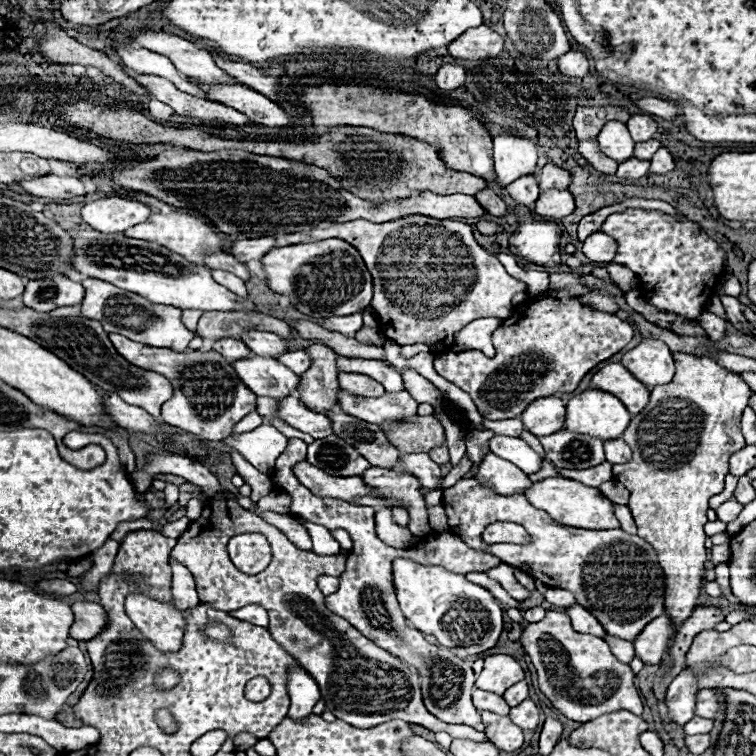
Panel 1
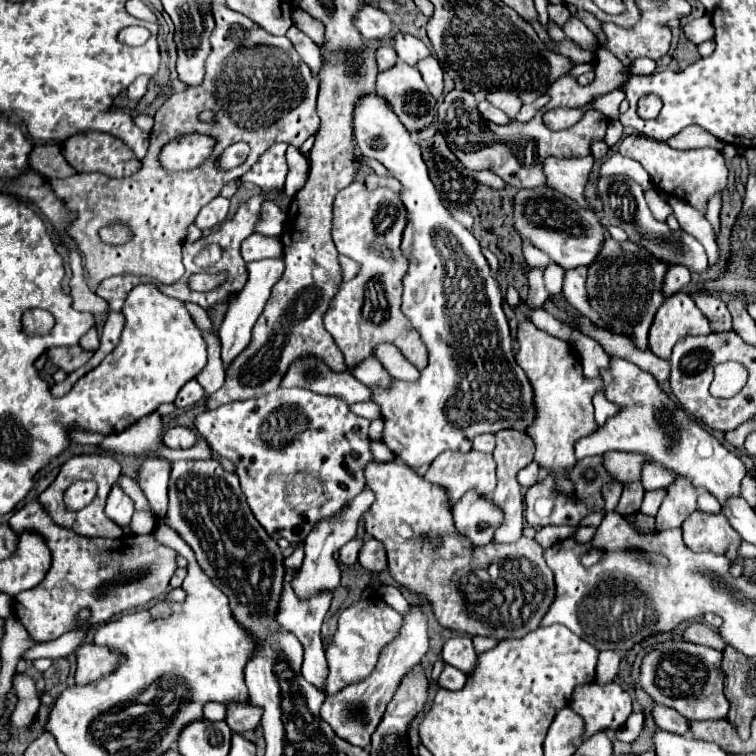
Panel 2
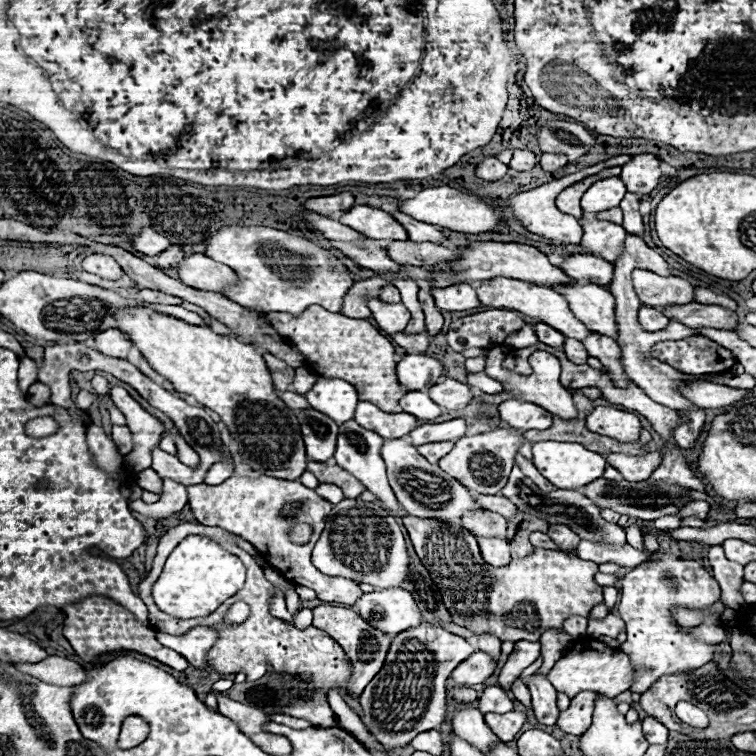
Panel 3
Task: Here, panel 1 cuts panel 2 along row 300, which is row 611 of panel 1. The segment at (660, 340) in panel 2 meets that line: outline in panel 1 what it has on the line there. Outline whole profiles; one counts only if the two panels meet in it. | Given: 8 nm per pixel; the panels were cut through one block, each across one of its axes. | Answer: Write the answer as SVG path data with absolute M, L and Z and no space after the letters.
M686 352L674 354L676 374L670 384L662 384L652 388L648 406L636 414L622 434L626 444L632 448L632 460L628 464L614 464L614 478L622 482L630 490L628 508L632 518L638 526L638 536L644 538L648 544L654 546L658 552L658 564L666 576L666 616L672 618L674 630L686 622L694 608L698 594L702 590L704 578L704 562L706 562L706 548L704 548L704 524L708 522L706 510L708 500L714 494L724 490L724 476L728 474L728 458L744 448L746 442L742 440L742 412L750 398L750 388L742 380L738 372L722 368L714 358L700 358Z

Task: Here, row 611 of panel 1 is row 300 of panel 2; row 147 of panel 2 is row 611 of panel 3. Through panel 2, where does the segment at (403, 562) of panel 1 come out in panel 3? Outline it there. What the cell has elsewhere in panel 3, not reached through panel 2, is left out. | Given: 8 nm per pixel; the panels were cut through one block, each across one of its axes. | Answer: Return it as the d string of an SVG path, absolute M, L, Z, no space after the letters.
M402 588L374 590L370 594L362 594L356 600L356 608L370 626L386 632L388 636L396 636L398 632L420 624L418 606L410 592Z

